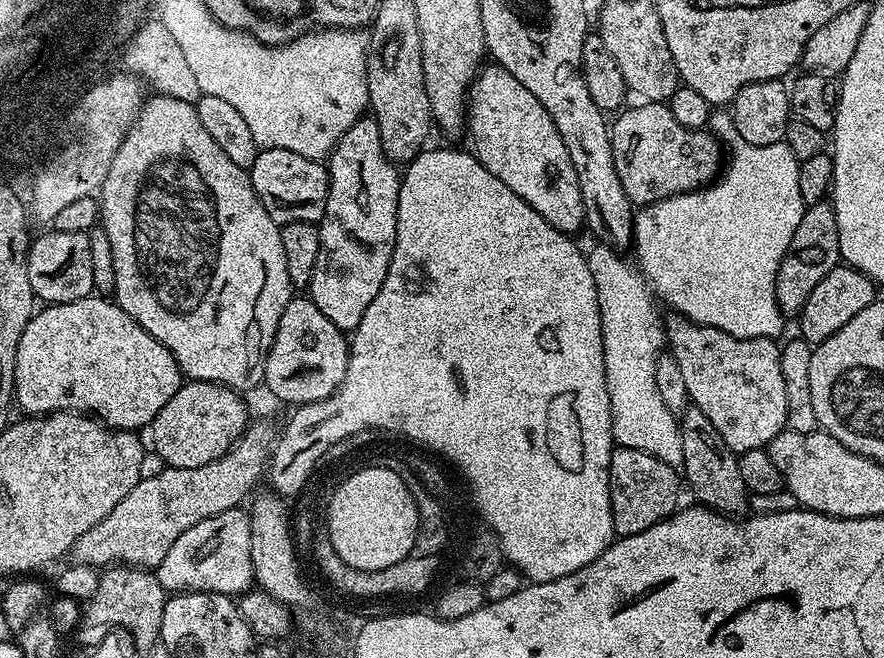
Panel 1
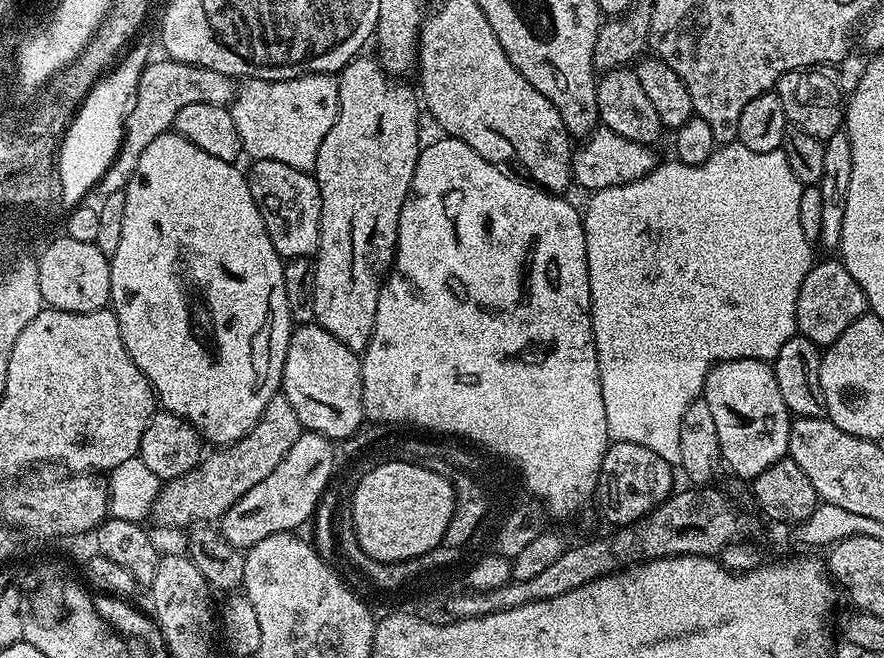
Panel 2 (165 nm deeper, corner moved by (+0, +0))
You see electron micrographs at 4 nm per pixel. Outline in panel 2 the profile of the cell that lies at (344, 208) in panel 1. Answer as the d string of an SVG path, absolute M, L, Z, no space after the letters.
M367 54L357 56L356 59L351 60L348 65L340 69L338 73L338 114L336 115L334 126L330 126L330 134L326 134L326 138L322 138L322 146L318 146L318 158L314 169L316 185L320 188L322 214L320 215L320 250L314 260L316 273L314 274L314 286L312 287L312 315L315 323L321 324L327 332L334 334L334 338L338 338L338 342L342 342L342 346L346 346L357 354L363 353L372 337L374 318L378 314L378 294L394 263L402 206L408 201L411 193L414 170L418 166L418 158L422 147L419 120L420 112L422 116L422 108L418 103L417 93L413 89L412 93L406 85L399 84L396 80L399 79L393 78L384 71L379 59L372 57L371 60Z

